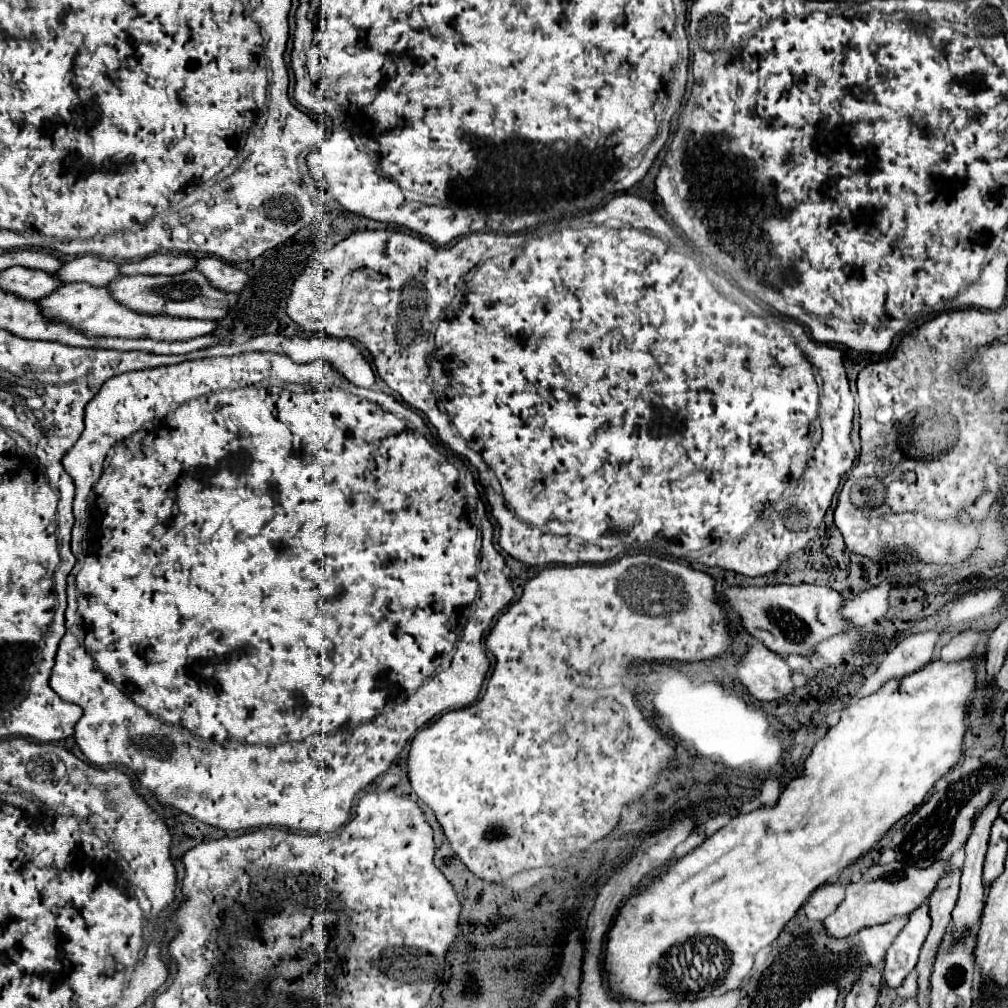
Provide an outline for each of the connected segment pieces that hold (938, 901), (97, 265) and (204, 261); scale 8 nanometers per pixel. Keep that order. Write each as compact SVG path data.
M951 866L945 878L939 880L937 890L929 898L929 916L931 916L931 930L929 936L921 948L919 962L915 966L917 970L917 994L927 994L929 990L929 976L931 976L931 966L935 962L937 950L947 934L947 926L951 922L951 910L957 904L959 896L959 878L961 870Z
M81 256L71 262L65 262L57 276L61 282L87 282L91 286L107 286L117 276L117 264L97 258L97 256Z
M209 256L199 258L193 270L201 272L221 292L239 292L249 280L243 270L237 270L233 264L227 264L223 260L209 258Z

